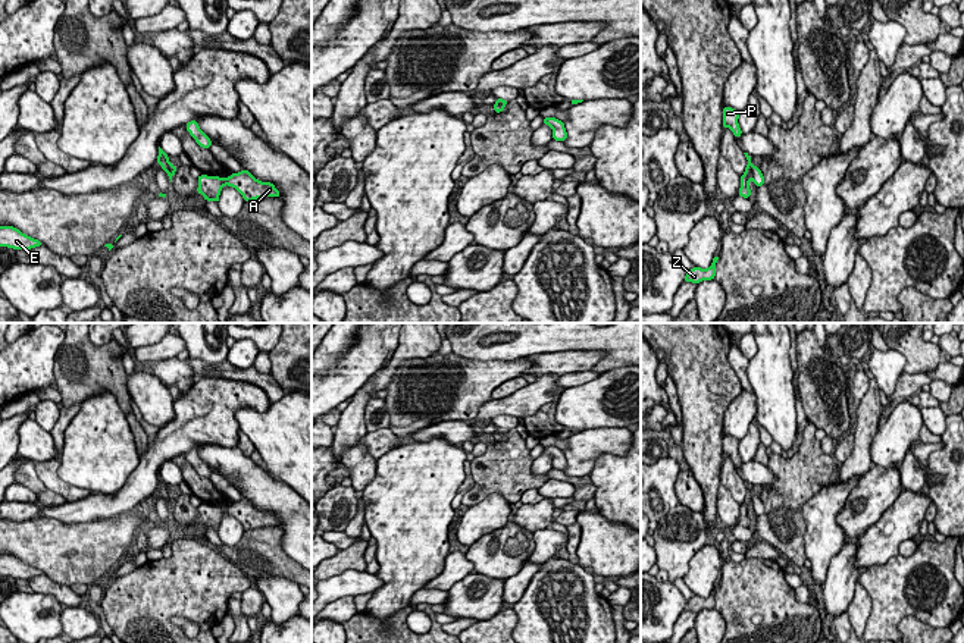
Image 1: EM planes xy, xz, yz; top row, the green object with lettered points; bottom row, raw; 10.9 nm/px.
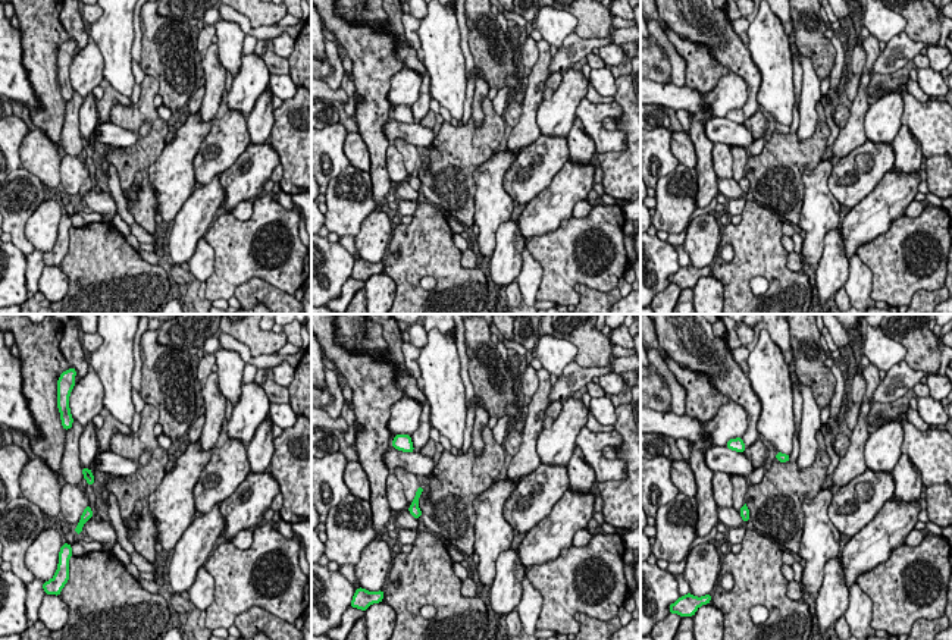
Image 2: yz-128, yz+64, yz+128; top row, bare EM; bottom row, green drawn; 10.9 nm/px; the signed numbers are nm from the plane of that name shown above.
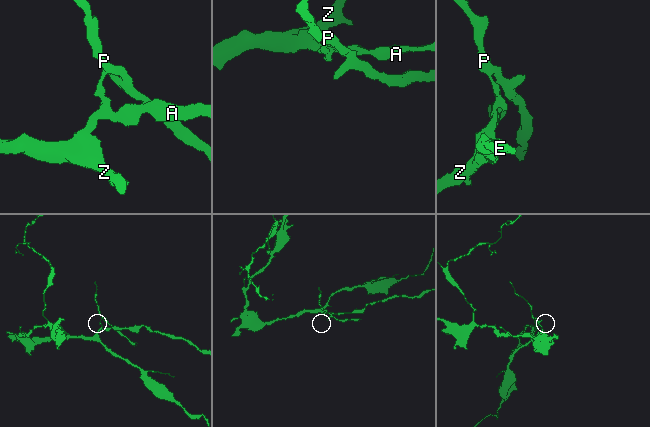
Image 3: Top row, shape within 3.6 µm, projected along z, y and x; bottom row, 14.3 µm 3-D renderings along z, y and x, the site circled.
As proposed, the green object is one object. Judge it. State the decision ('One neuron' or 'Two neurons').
Two neurons

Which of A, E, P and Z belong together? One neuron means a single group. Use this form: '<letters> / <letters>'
A E Z / P

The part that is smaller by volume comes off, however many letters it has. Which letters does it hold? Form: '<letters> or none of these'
P

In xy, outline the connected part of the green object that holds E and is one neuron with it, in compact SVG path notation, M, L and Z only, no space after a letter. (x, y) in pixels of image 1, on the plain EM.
M0 555L0 575L28 580L41 574L43 571L22 562L13 555Z

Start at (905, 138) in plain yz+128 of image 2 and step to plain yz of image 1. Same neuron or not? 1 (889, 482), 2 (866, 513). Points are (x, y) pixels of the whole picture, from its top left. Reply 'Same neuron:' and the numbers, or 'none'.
Same neuron: none

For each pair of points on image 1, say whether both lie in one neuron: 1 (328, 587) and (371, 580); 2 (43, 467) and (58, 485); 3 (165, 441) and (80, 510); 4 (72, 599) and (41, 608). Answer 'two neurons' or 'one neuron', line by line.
1: one neuron
2: one neuron
3: one neuron
4: two neurons

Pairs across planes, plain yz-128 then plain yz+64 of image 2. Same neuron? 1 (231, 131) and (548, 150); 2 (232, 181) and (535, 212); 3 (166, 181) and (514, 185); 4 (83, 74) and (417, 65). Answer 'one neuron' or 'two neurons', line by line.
1: one neuron
2: one neuron
3: two neurons
4: two neurons

